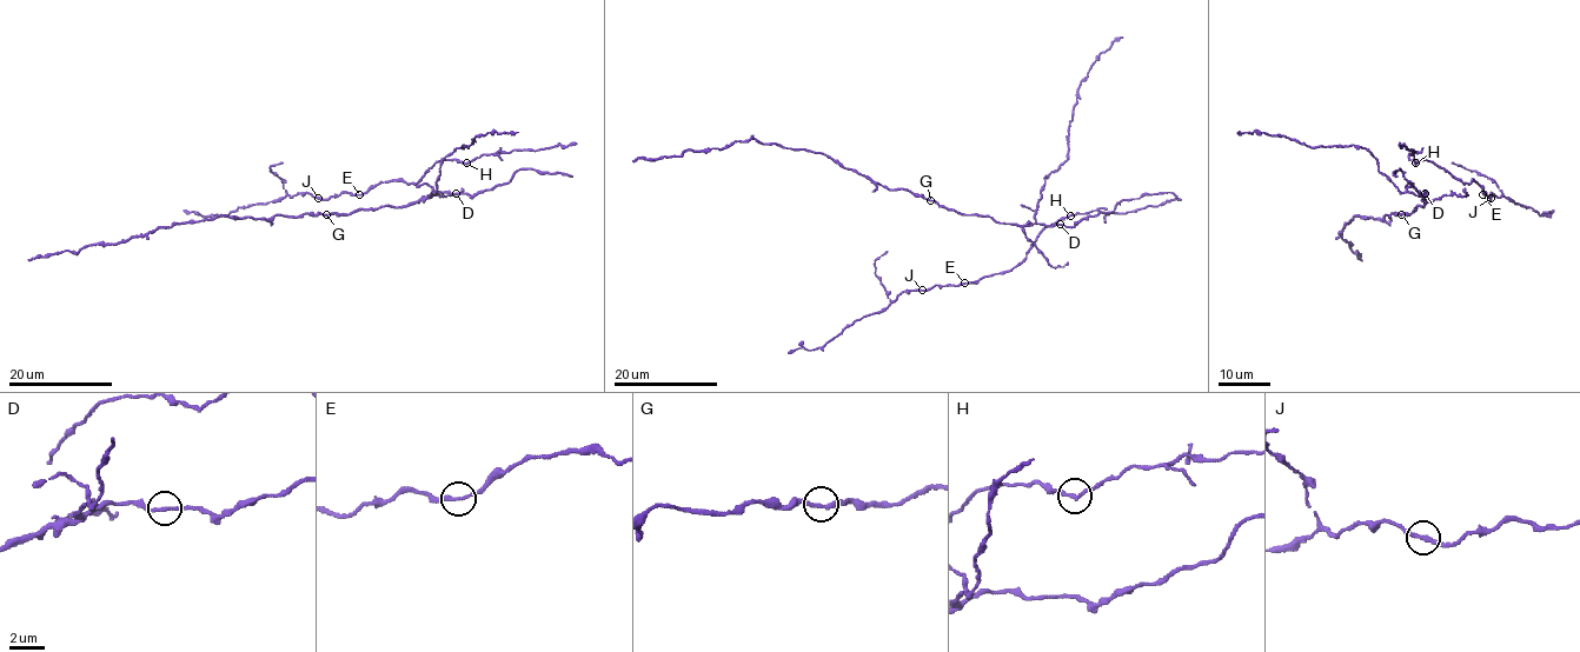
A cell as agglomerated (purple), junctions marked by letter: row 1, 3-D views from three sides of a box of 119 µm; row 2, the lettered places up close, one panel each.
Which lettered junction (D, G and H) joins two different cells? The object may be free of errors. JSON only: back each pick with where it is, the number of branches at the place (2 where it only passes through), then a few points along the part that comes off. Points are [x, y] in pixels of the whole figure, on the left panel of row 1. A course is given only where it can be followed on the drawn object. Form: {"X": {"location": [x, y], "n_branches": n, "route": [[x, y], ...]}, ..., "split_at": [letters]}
{"split_at": []}

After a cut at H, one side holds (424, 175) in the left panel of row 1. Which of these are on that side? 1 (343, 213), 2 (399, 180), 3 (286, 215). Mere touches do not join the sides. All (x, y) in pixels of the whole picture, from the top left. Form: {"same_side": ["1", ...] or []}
{"same_side": ["2"]}

